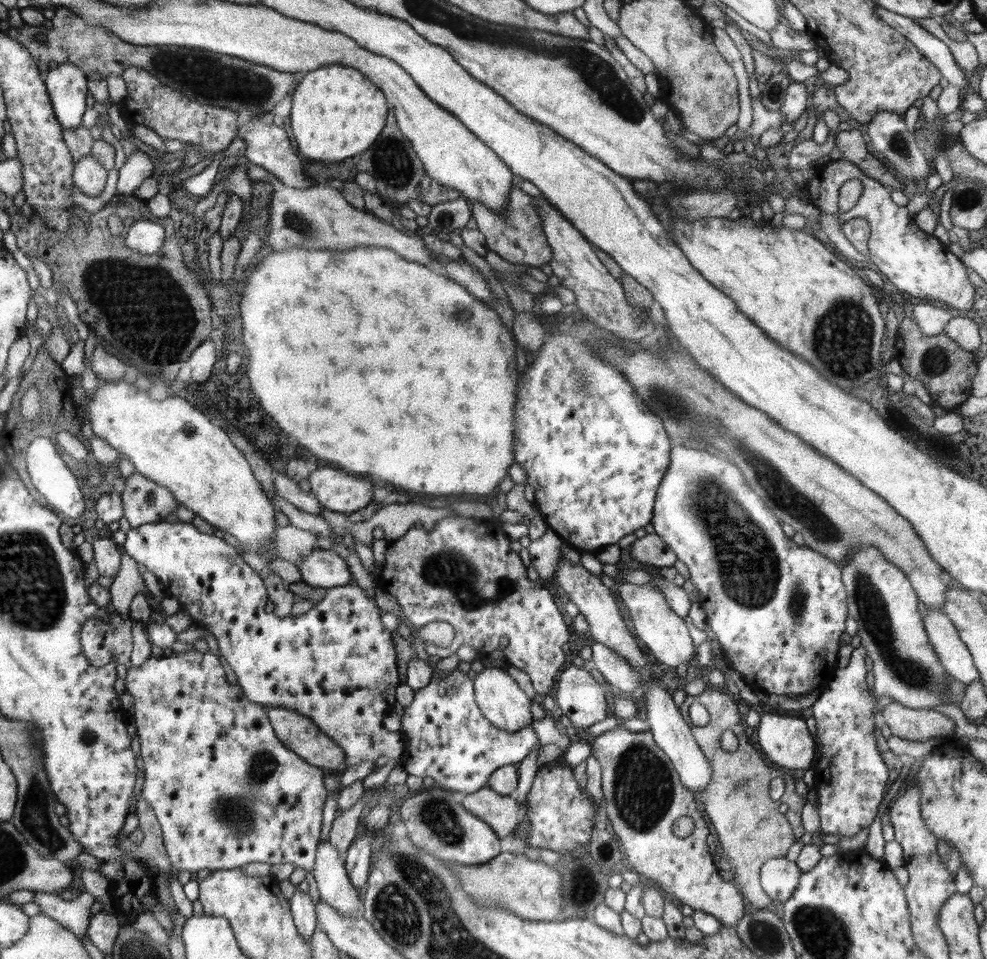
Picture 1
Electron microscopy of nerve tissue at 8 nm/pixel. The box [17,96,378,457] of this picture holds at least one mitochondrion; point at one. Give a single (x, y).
(94, 275)

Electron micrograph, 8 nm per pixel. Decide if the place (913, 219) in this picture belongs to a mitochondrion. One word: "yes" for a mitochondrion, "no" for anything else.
no

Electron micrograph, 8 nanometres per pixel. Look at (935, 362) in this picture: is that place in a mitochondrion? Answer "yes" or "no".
yes

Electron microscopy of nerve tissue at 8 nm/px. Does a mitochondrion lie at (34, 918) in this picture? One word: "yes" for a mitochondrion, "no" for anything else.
no

